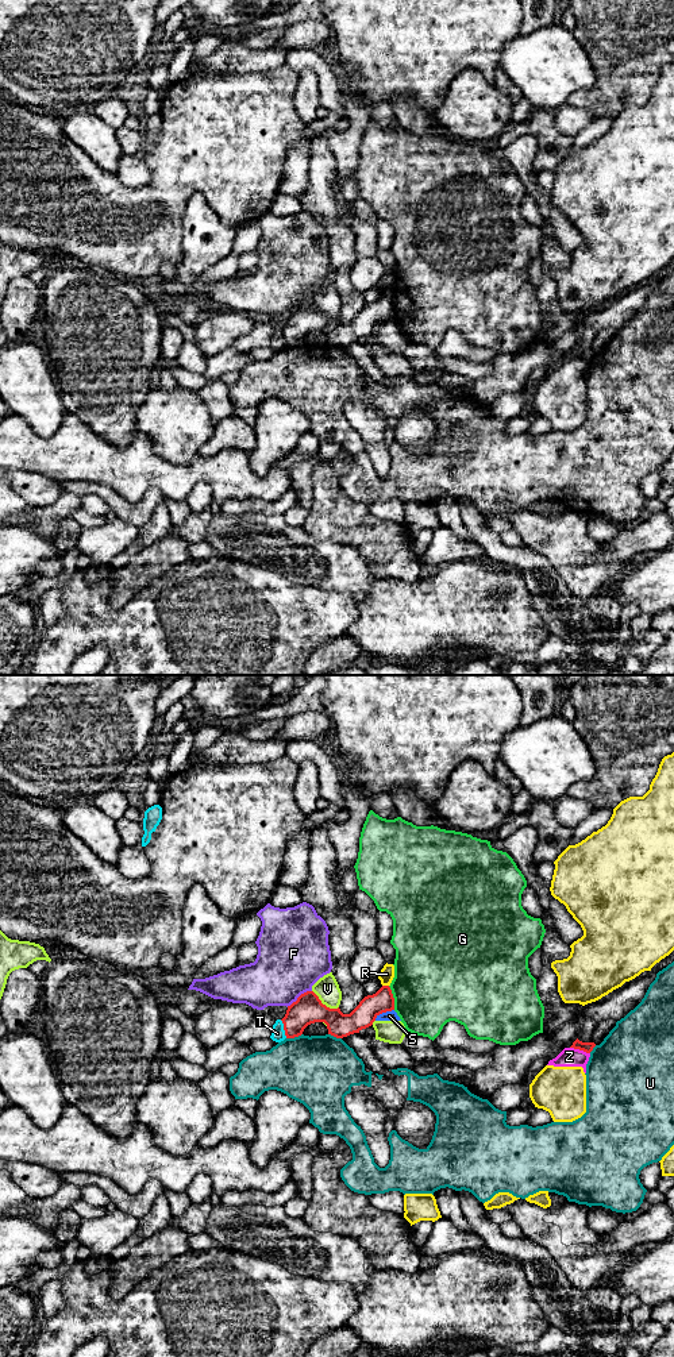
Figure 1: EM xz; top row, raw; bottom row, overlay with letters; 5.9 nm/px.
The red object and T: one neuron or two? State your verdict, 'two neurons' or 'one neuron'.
two neurons

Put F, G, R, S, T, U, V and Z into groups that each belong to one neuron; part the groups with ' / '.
F / G / R Z / S V / T / U

